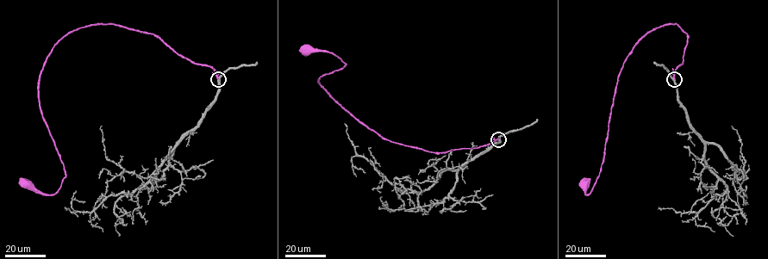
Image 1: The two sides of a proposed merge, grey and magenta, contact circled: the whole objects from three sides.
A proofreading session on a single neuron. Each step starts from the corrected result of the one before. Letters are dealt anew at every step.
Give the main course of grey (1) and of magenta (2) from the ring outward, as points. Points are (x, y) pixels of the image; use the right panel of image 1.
1: (674, 79), (687, 120), (703, 144), (705, 163), (727, 185), (727, 191), (714, 196), (698, 212), (658, 209)
2: (674, 79), (687, 34), (677, 24), (664, 25), (646, 34), (624, 63), (603, 161), (588, 194), (585, 184)

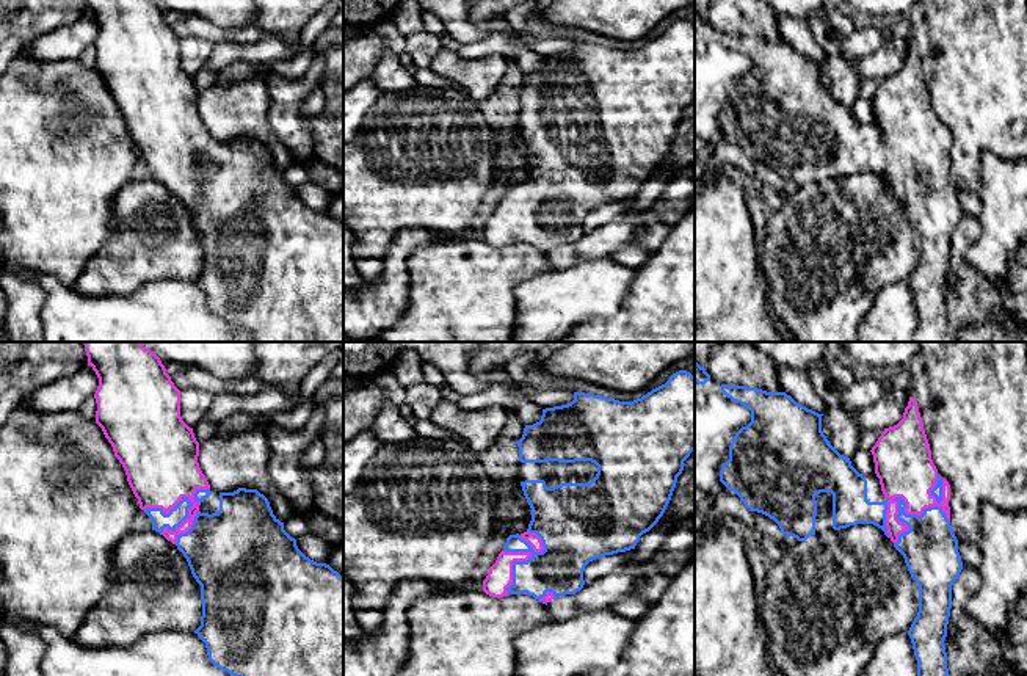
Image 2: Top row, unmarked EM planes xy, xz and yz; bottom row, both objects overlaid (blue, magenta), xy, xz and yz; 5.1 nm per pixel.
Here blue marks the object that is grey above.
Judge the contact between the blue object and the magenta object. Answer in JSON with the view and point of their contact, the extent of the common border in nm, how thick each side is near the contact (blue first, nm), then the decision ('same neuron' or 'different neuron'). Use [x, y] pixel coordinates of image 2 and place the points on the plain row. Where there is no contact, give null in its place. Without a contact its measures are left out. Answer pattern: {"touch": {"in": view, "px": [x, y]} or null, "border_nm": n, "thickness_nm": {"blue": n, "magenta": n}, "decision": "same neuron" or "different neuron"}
{"touch": {"in": "yz", "px": [905, 156]}, "border_nm": 420, "thickness_nm": {"blue": 280, "magenta": 300}, "decision": "same neuron"}

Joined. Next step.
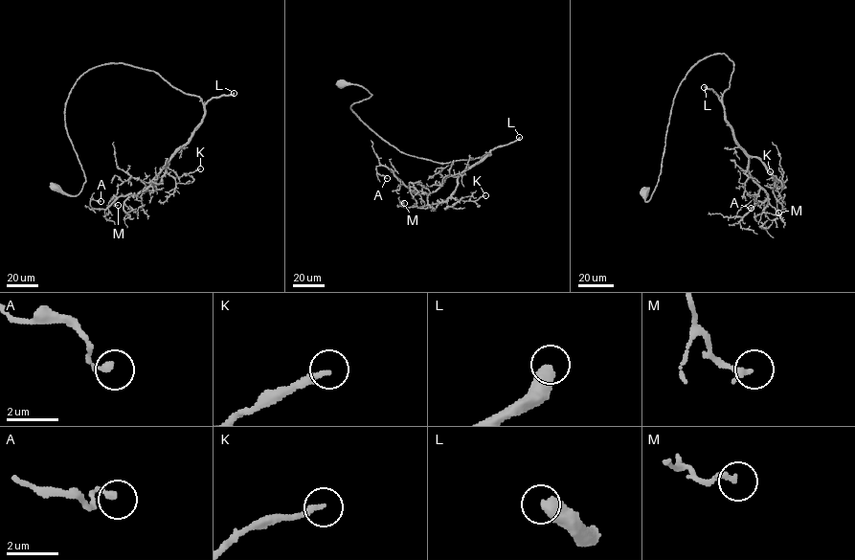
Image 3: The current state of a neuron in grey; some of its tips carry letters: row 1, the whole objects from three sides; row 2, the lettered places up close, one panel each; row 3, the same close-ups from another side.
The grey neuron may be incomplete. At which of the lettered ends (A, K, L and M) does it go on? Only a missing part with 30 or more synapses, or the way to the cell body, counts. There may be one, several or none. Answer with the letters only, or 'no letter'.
L

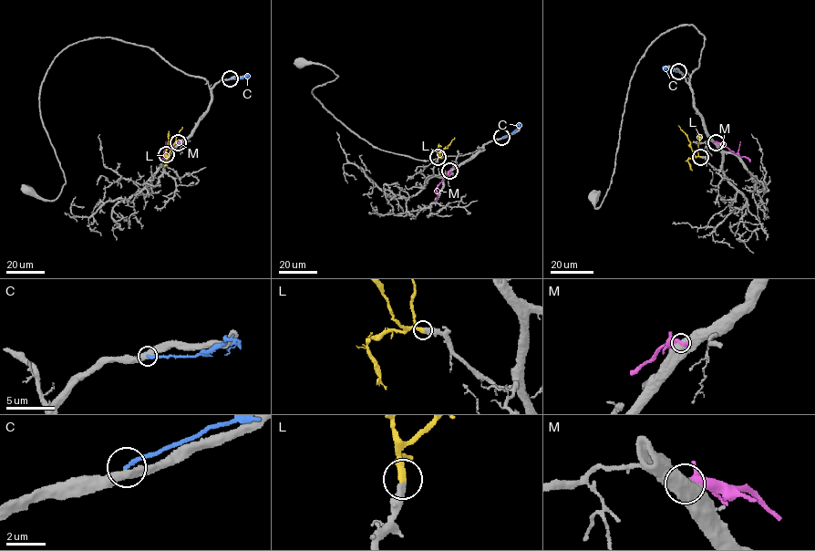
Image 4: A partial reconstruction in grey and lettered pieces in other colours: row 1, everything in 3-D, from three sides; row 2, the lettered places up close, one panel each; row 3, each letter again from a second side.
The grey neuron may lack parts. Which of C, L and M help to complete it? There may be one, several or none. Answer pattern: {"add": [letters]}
{"add": ["L"]}

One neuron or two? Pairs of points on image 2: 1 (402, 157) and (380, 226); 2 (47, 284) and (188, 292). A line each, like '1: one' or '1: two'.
1: one
2: one

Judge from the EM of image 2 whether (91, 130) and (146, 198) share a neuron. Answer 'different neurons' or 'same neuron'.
different neurons

